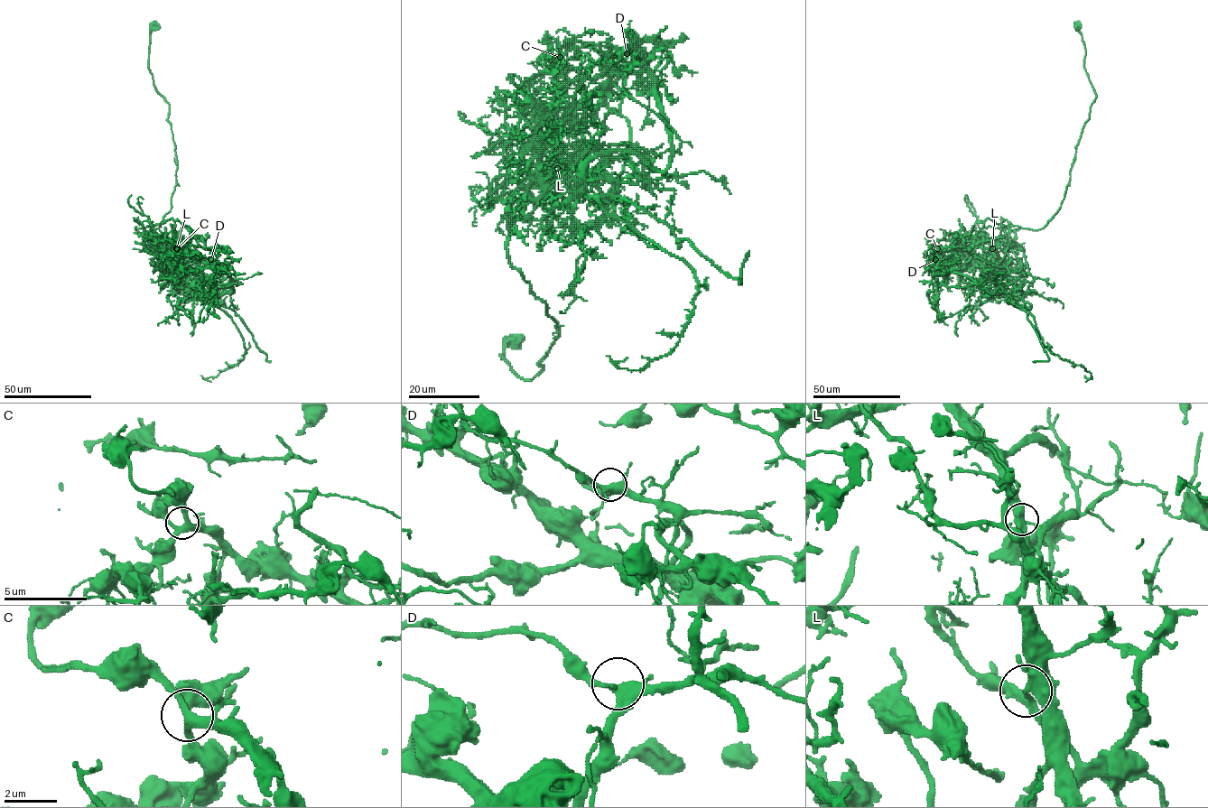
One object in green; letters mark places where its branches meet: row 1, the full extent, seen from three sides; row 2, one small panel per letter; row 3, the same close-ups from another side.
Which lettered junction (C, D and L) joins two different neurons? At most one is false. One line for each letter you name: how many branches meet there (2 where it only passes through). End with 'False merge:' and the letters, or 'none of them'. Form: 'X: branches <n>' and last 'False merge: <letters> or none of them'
L: branches 4
False merge: L

